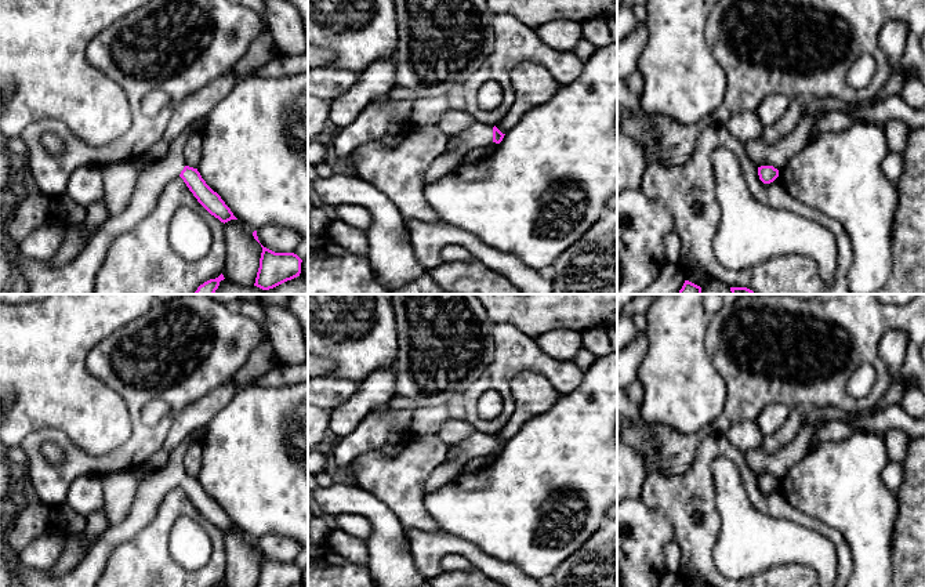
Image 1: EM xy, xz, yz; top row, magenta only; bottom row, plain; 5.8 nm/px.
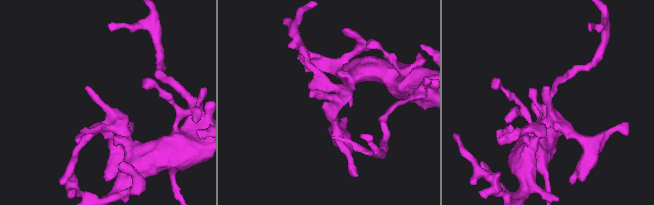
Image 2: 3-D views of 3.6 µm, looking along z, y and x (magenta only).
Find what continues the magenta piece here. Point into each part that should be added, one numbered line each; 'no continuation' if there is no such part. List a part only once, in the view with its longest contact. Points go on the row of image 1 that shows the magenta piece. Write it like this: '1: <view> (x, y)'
1: xz (476, 136)

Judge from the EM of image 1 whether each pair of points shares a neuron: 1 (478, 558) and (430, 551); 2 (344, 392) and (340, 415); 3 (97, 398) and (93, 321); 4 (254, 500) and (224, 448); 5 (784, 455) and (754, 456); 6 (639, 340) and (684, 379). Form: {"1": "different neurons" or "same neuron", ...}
{"1": "same neuron", "2": "different neurons", "3": "same neuron", "4": "same neuron", "5": "same neuron", "6": "different neurons"}

